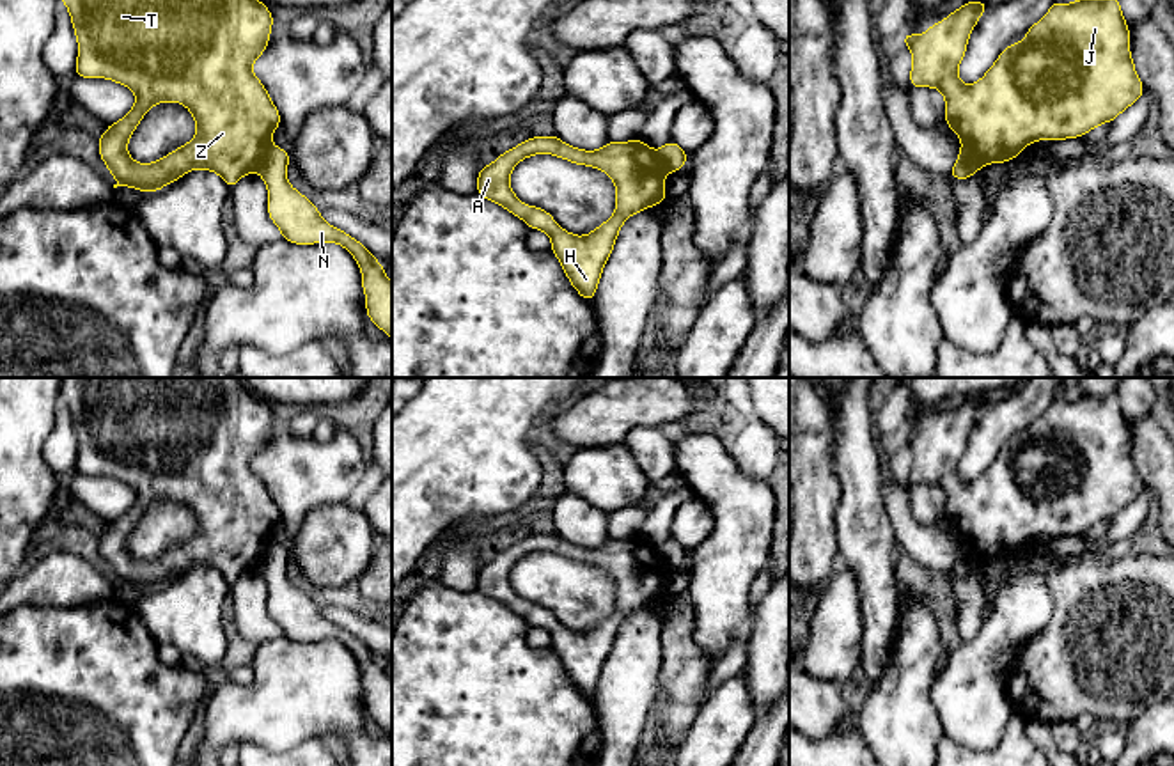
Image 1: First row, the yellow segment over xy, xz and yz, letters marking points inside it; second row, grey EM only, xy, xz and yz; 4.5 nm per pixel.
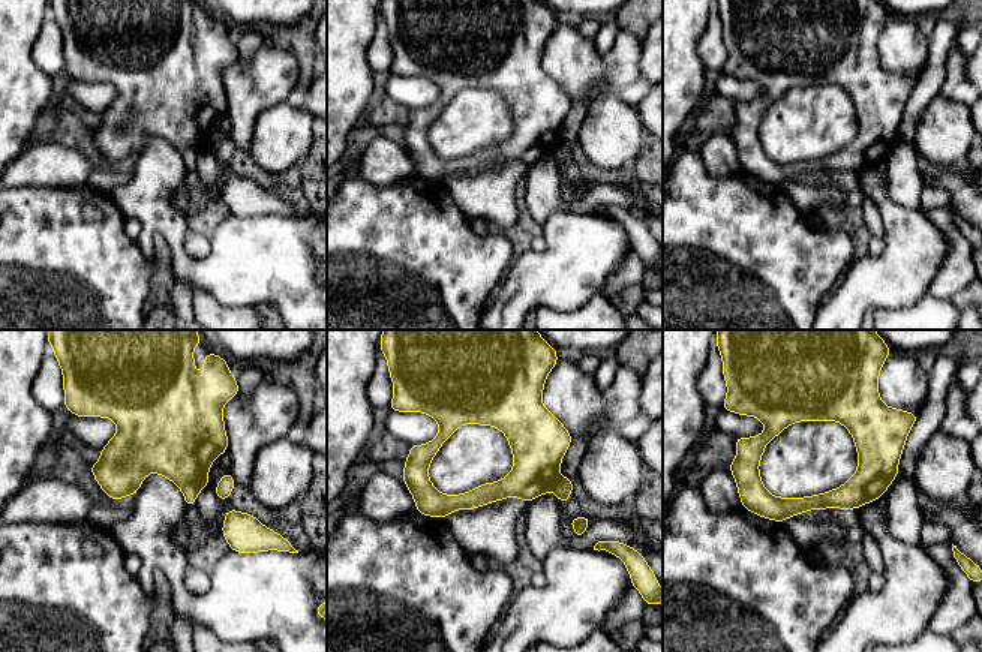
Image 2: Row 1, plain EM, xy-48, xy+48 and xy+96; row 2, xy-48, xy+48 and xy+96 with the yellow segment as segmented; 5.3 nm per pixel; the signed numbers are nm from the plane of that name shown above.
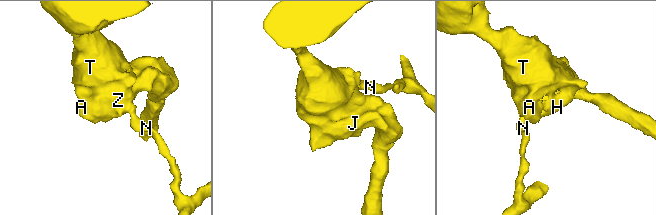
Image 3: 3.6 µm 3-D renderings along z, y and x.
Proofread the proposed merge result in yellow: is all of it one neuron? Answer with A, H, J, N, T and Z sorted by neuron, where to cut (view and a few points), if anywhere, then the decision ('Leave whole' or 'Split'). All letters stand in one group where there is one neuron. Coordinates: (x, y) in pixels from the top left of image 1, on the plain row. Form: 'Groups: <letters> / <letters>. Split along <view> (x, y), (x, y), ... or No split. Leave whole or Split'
Groups: A H J T Z / N. Split along xy (270, 541), (256, 568). Split

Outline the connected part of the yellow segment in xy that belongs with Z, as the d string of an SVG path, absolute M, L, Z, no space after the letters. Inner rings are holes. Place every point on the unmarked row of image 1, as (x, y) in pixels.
M62 378L60 399L67 403L78 456L74 472L82 475L106 475L131 486L137 493L133 505L99 534L99 555L117 576L117 583L138 589L158 589L193 566L216 569L232 587L250 569L257 569L262 551L280 523L280 511L266 484L252 468L252 461L266 449L273 413L266 401L252 394L241 378ZM160 500L184 502L197 521L197 532L188 541L154 560L137 560L128 551L128 537L145 509Z

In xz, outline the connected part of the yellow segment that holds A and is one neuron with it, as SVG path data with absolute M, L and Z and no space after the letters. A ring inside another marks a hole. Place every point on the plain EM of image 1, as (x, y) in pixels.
M532 534L502 550L477 573L477 590L520 614L528 626L539 626L552 637L550 647L557 653L571 683L583 697L592 699L601 668L614 647L622 621L635 610L667 601L667 566L658 548L640 535L608 539L598 548L571 544L559 534ZM534 551L553 551L576 562L594 564L610 573L615 582L615 610L587 633L564 628L553 614L536 603L521 601L509 582L513 566Z

